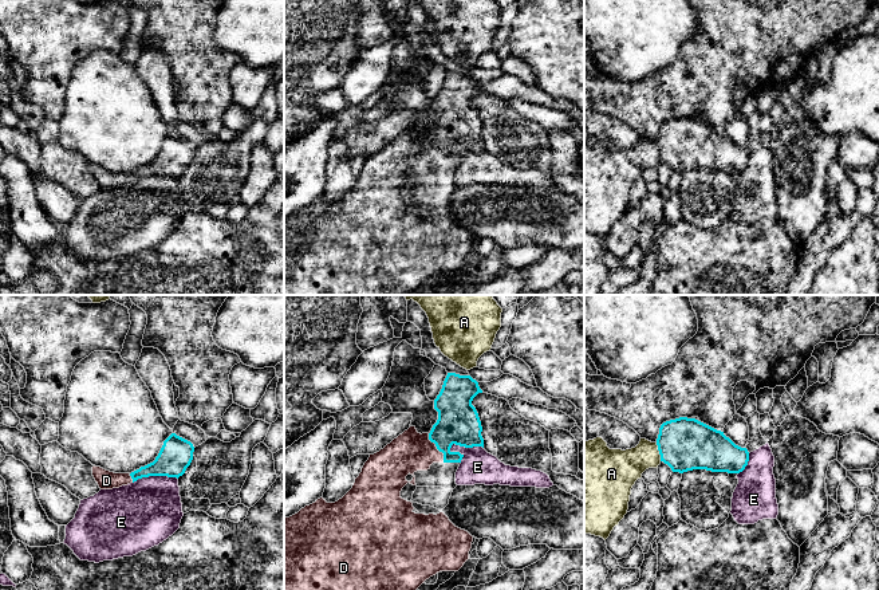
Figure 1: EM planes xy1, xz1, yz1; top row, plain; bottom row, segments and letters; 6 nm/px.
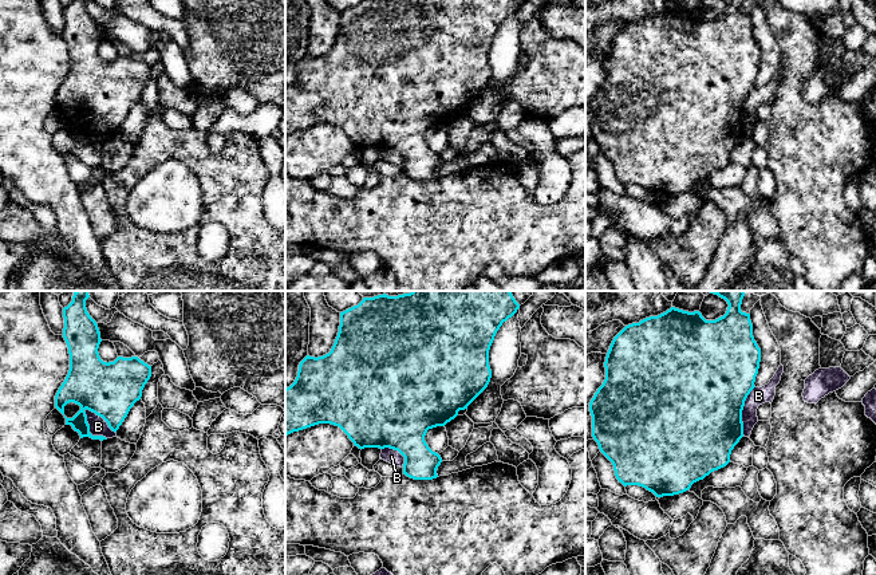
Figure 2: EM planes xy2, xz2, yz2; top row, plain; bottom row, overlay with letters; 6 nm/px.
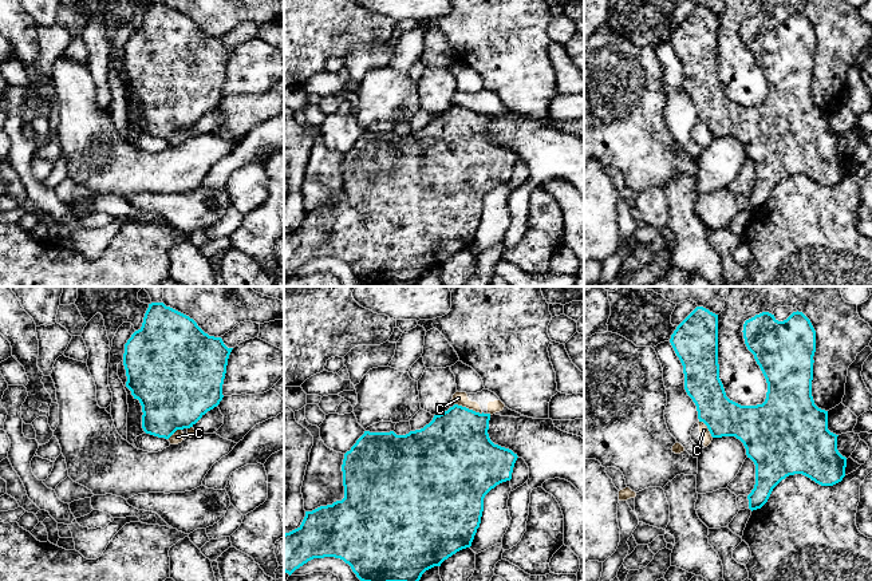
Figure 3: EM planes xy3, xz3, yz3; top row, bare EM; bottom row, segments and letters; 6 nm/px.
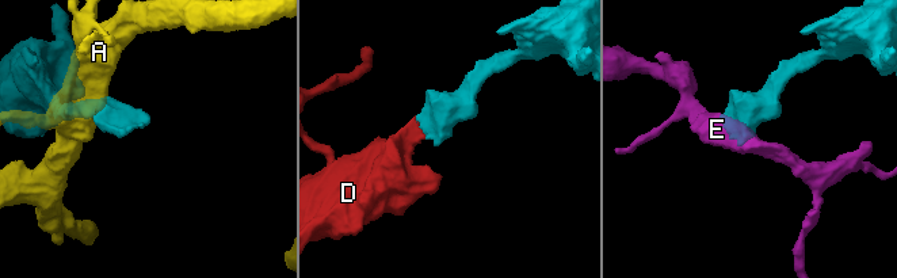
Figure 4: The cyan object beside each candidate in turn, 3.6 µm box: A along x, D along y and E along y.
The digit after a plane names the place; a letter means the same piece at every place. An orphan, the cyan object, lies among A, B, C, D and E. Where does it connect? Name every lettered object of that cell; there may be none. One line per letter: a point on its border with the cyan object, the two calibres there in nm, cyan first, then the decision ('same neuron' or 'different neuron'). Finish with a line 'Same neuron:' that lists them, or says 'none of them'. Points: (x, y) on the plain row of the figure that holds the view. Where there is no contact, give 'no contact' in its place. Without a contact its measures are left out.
A: yz1 (659, 152) | 320/220 nm | different neuron
B: xy2 (101, 115) | 320/110 nm | different neuron
C: xz3 (468, 109) | 420/80 nm | different neuron
D: xz1 (436, 145) | 260/240 nm | same neuron
E: xz1 (464, 145) | 260/200 nm | different neuron
Same neuron: D

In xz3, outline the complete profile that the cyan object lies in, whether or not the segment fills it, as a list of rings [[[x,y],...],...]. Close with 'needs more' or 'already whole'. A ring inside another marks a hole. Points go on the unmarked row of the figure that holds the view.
[[[454,104],[434,115],[423,129],[406,135],[364,131],[344,154],[344,198],[305,212],[301,225],[284,234],[284,272],[291,276],[313,258],[335,257],[348,264],[363,282],[378,286],[406,282],[415,286],[426,270],[441,266],[457,252],[470,248],[481,224],[485,195],[497,185],[512,179],[518,158],[512,150],[490,141],[489,120],[490,114]]] | already whole

